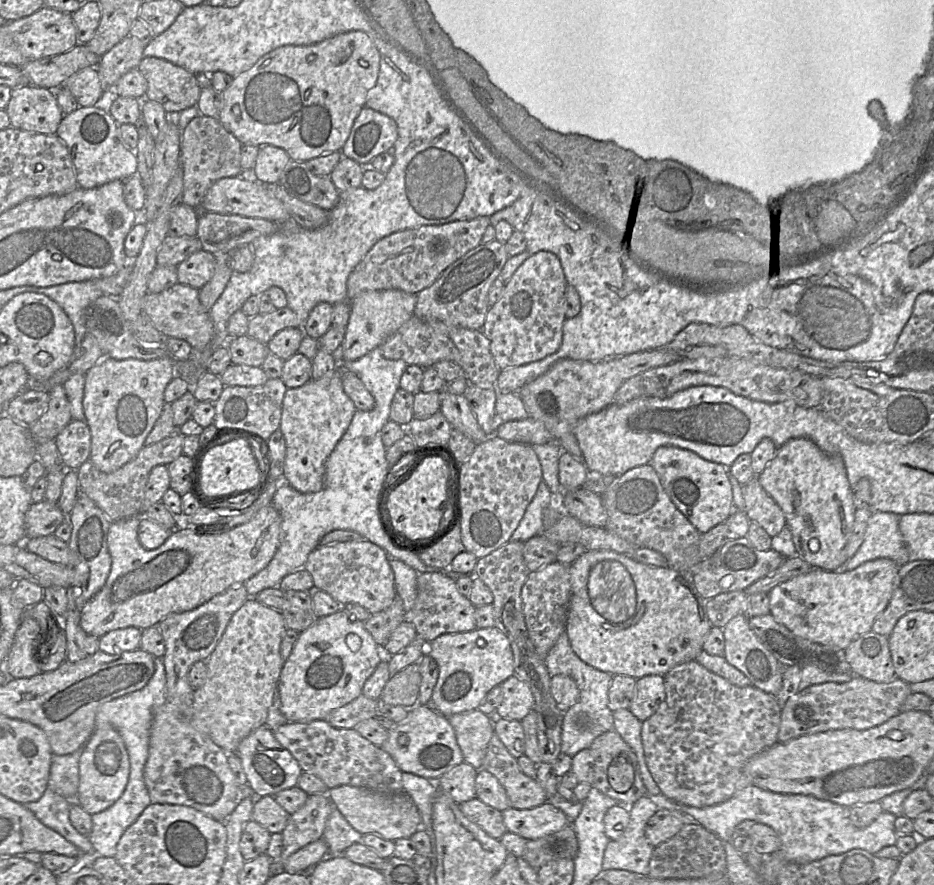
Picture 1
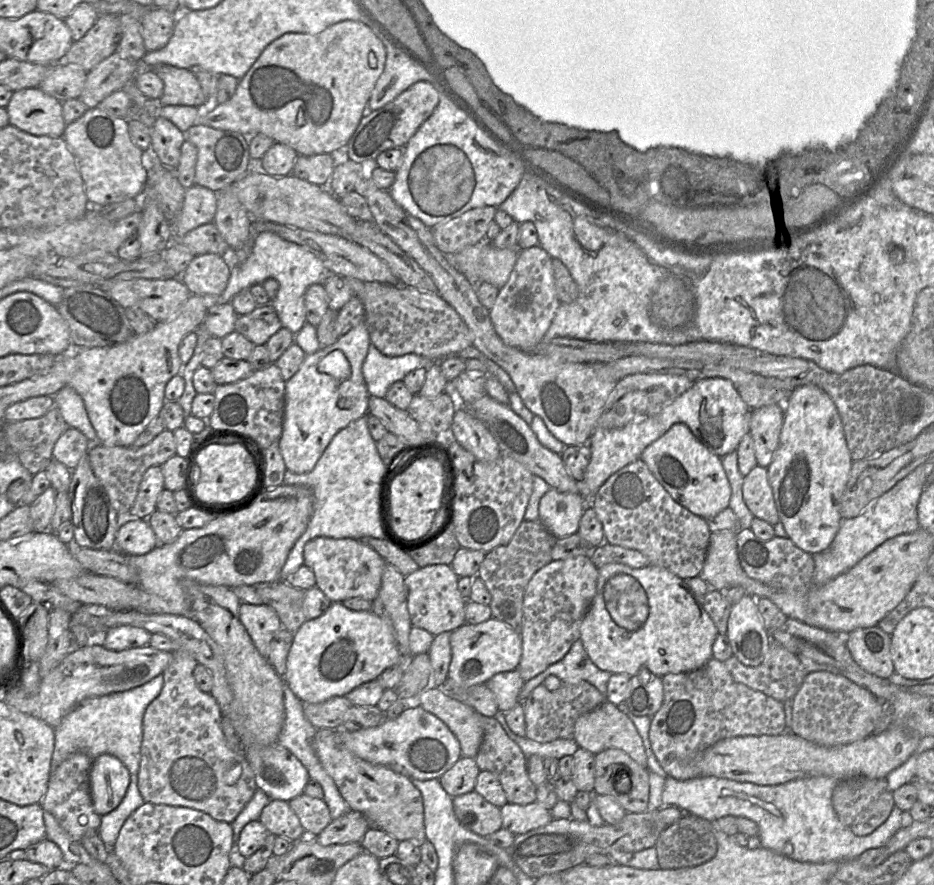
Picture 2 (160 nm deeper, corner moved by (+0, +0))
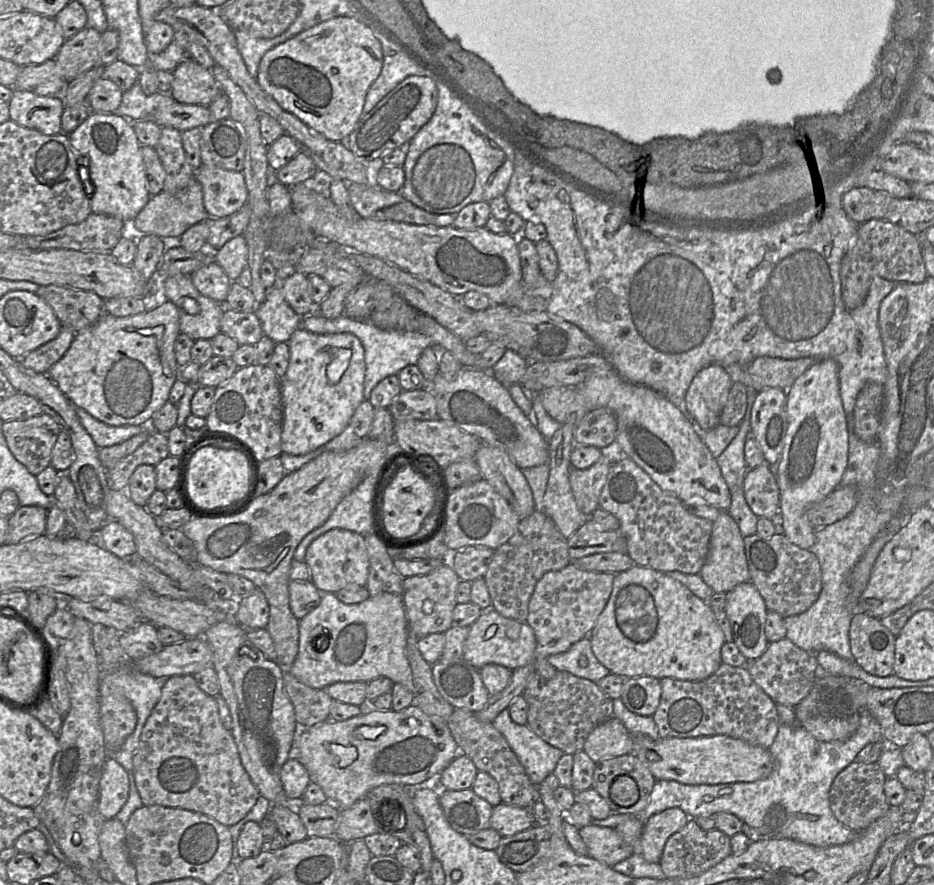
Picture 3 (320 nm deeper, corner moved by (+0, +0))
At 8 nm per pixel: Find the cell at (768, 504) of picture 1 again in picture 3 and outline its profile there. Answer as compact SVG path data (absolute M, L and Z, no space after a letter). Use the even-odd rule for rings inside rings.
M762 464L748 469L744 479L747 504L759 518L772 518L779 511L780 493L774 466Z

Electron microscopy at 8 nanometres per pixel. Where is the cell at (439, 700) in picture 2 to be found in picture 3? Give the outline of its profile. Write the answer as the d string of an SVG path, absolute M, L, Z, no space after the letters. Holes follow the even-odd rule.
M322 593L320 604L305 617L299 620L299 651L292 665L286 670L288 670L300 682L314 689L325 690L327 686L336 682L369 682L377 677L386 677L389 678L393 683L403 684L408 688L409 691L412 691L414 694L414 681L412 671L406 657L407 639L408 621L402 595L382 593L374 597L369 597L367 600L361 603L344 604L337 598L335 593Z

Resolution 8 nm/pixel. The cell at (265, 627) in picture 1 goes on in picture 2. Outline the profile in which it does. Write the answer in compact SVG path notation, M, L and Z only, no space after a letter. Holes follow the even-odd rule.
M241 603L239 619L259 653L267 659L269 644L275 634L282 629L277 613L265 604Z

